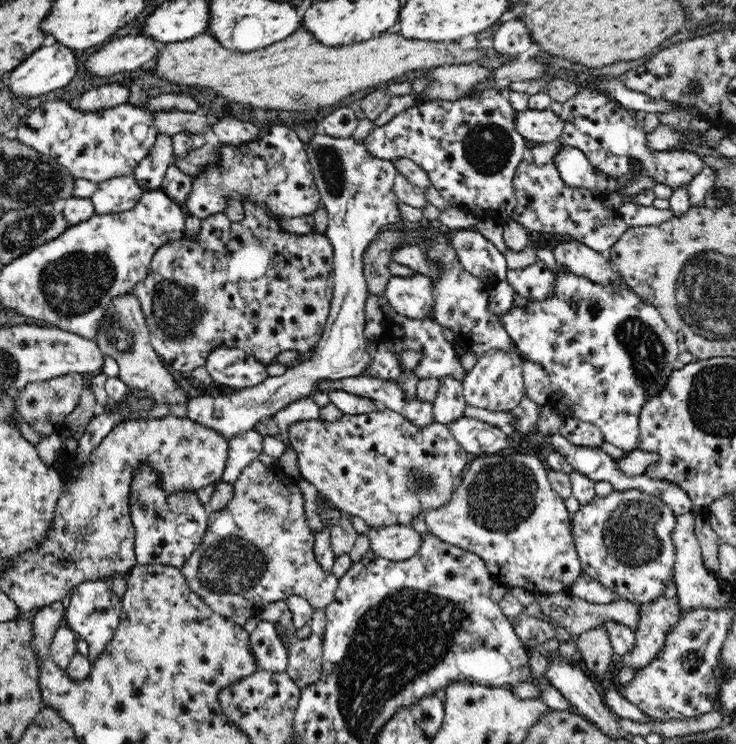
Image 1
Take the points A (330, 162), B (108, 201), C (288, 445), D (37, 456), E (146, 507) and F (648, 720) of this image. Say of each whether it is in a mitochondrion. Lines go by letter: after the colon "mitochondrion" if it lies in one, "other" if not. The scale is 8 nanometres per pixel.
A: mitochondrion
B: other
C: other
D: other
E: mitochondrion
F: other

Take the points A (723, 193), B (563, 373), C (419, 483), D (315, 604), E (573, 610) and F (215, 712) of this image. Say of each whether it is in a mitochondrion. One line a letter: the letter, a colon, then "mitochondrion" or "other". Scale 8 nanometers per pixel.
A: mitochondrion
B: other
C: mitochondrion
D: other
E: other
F: other

